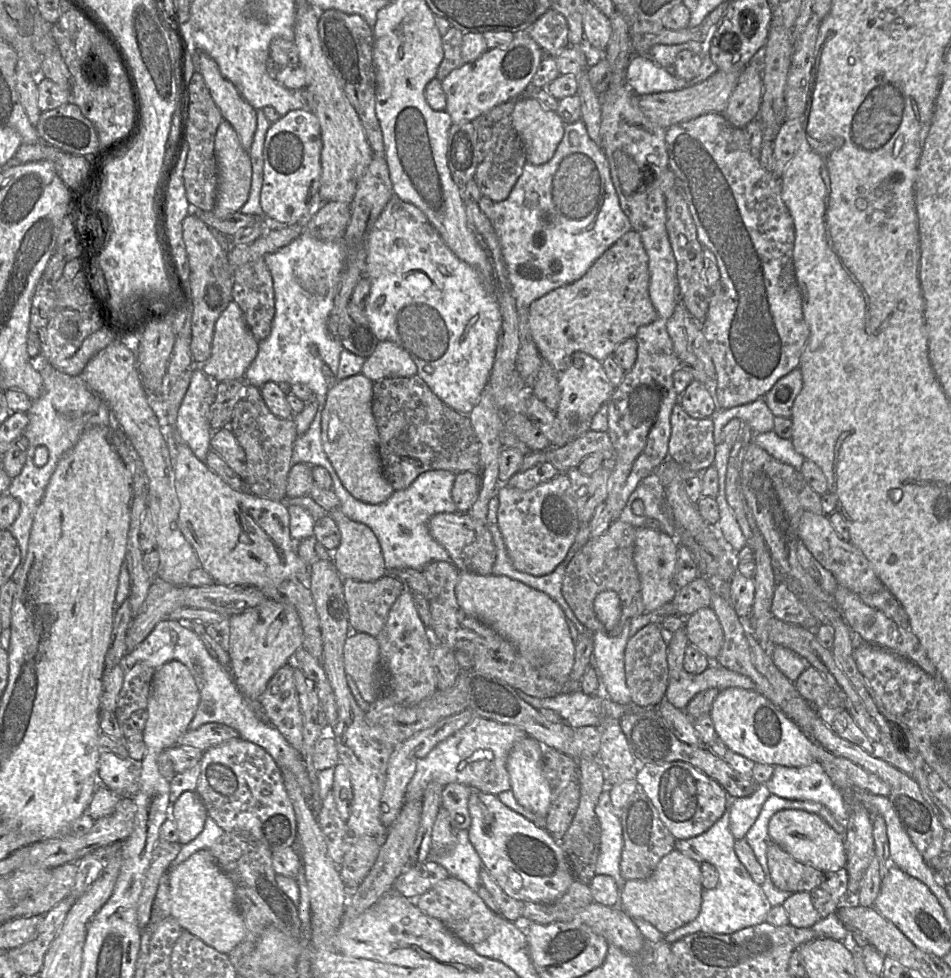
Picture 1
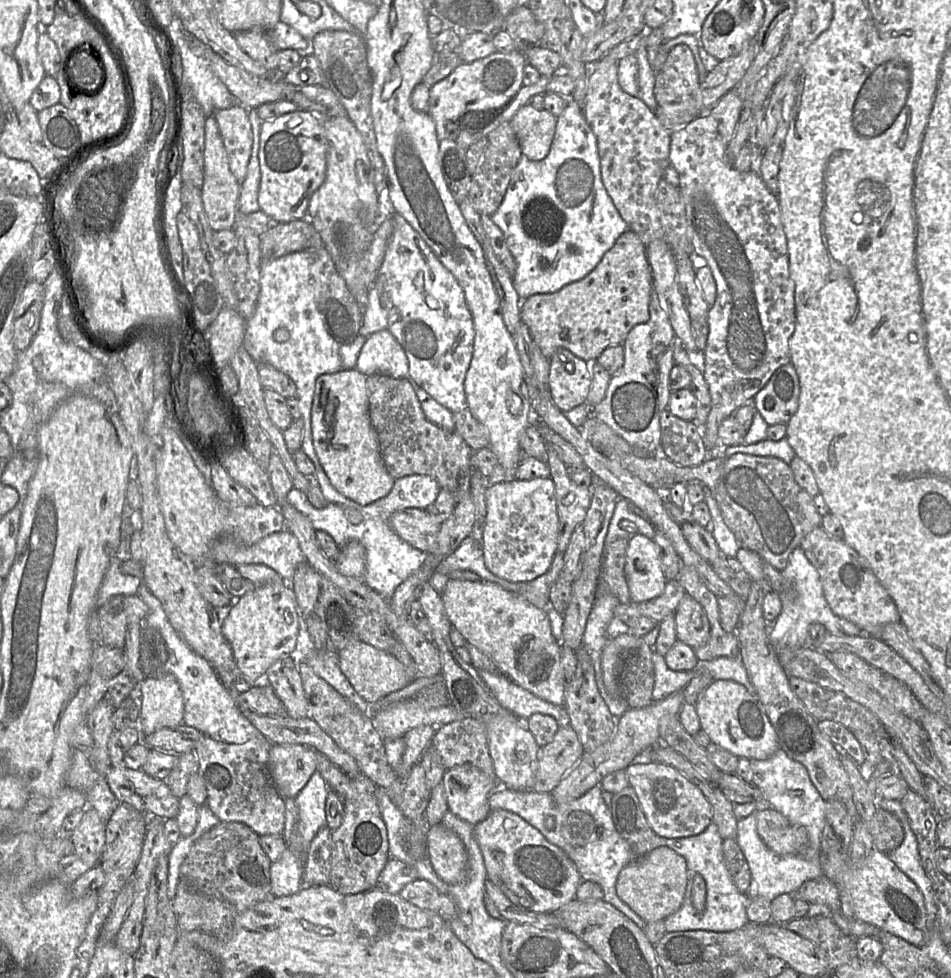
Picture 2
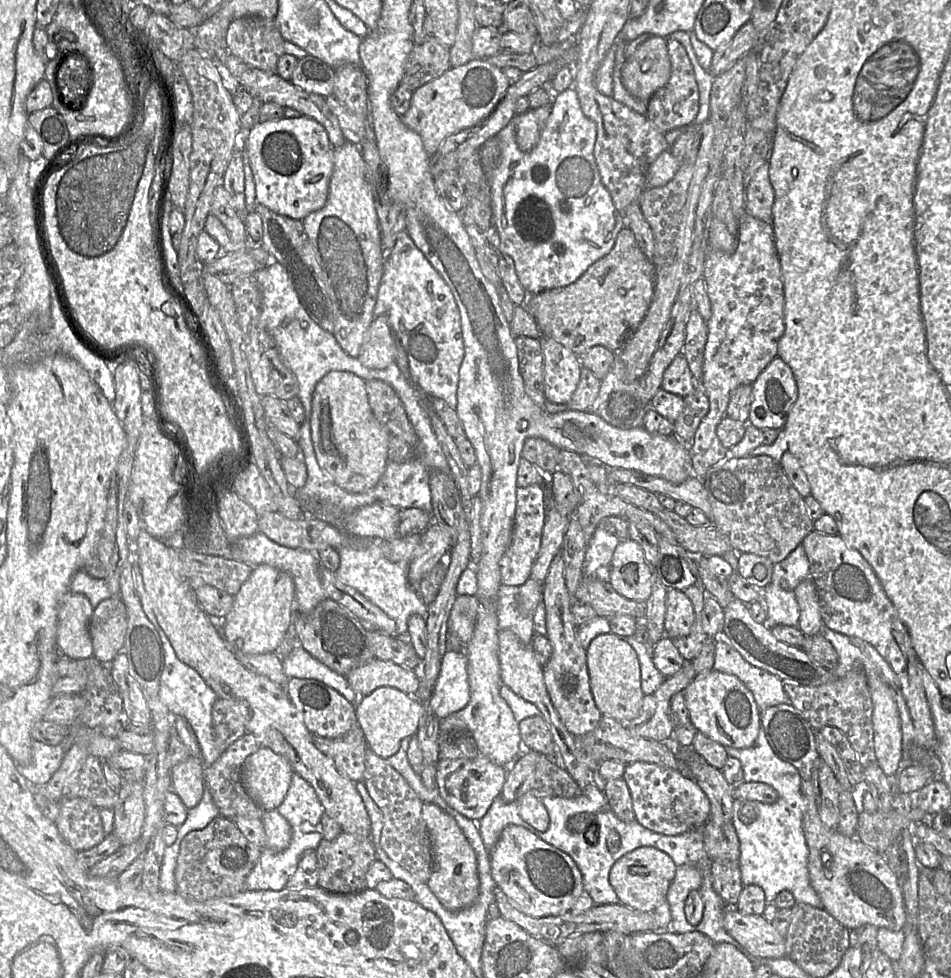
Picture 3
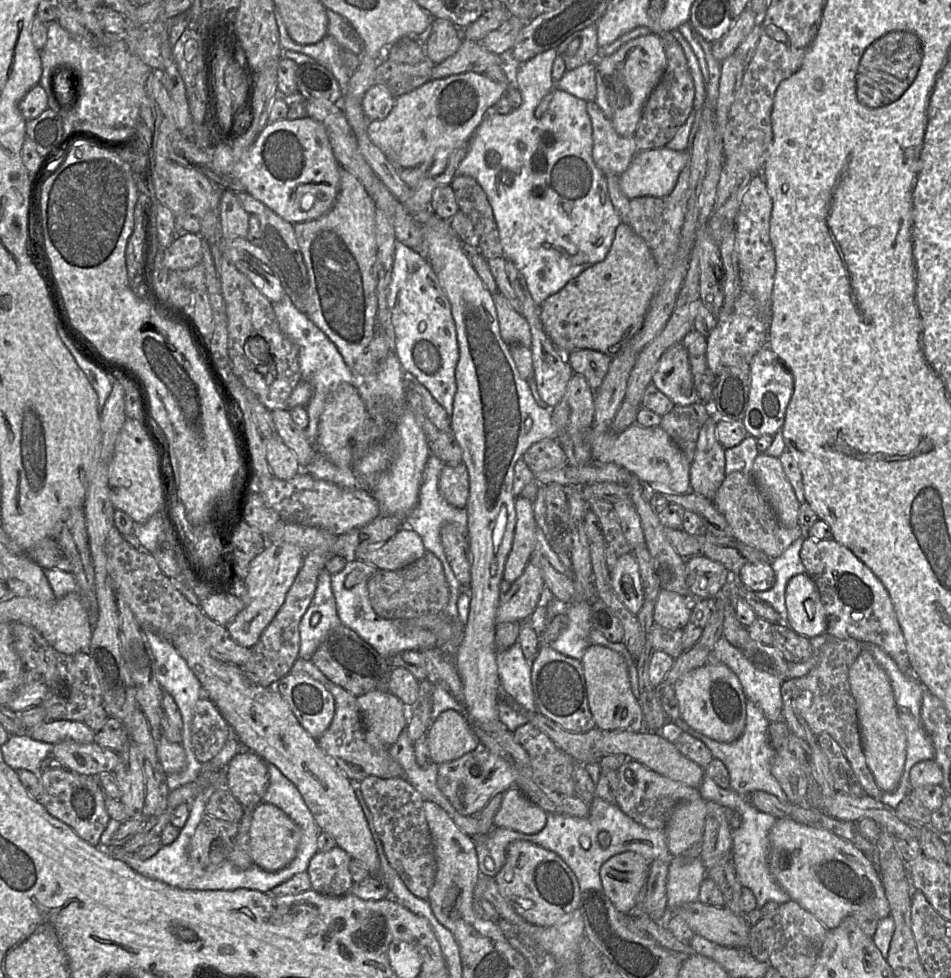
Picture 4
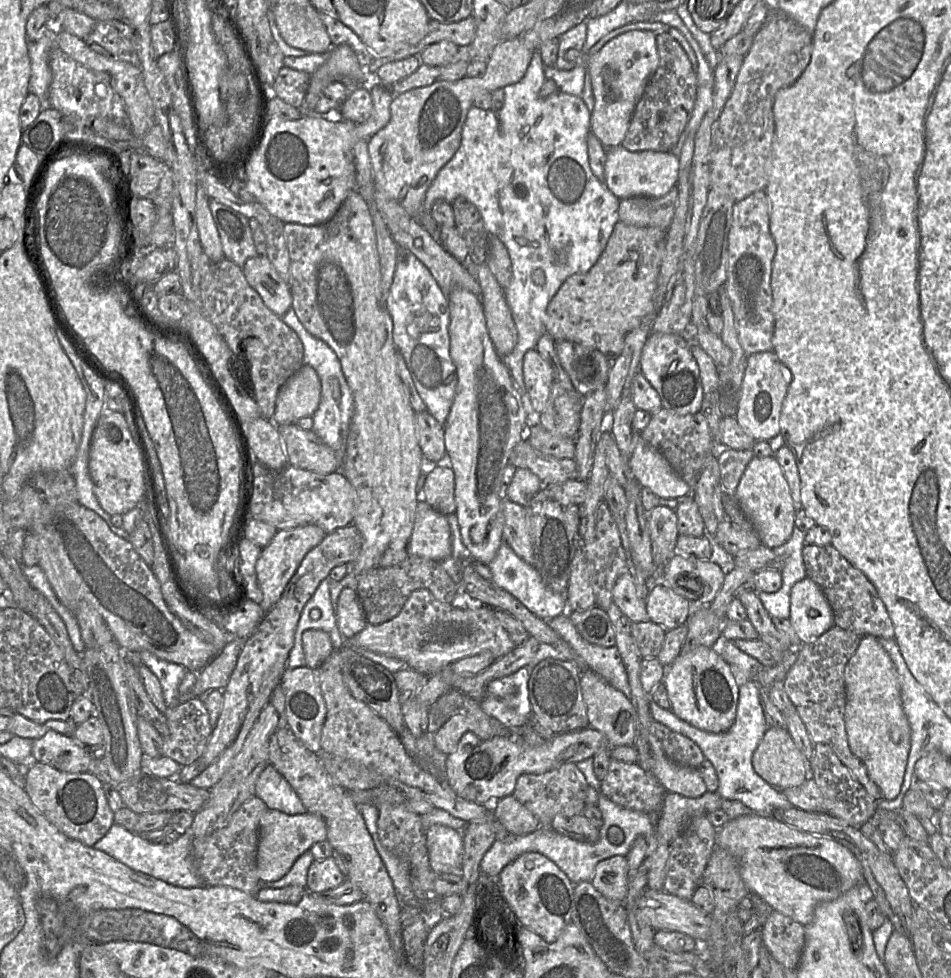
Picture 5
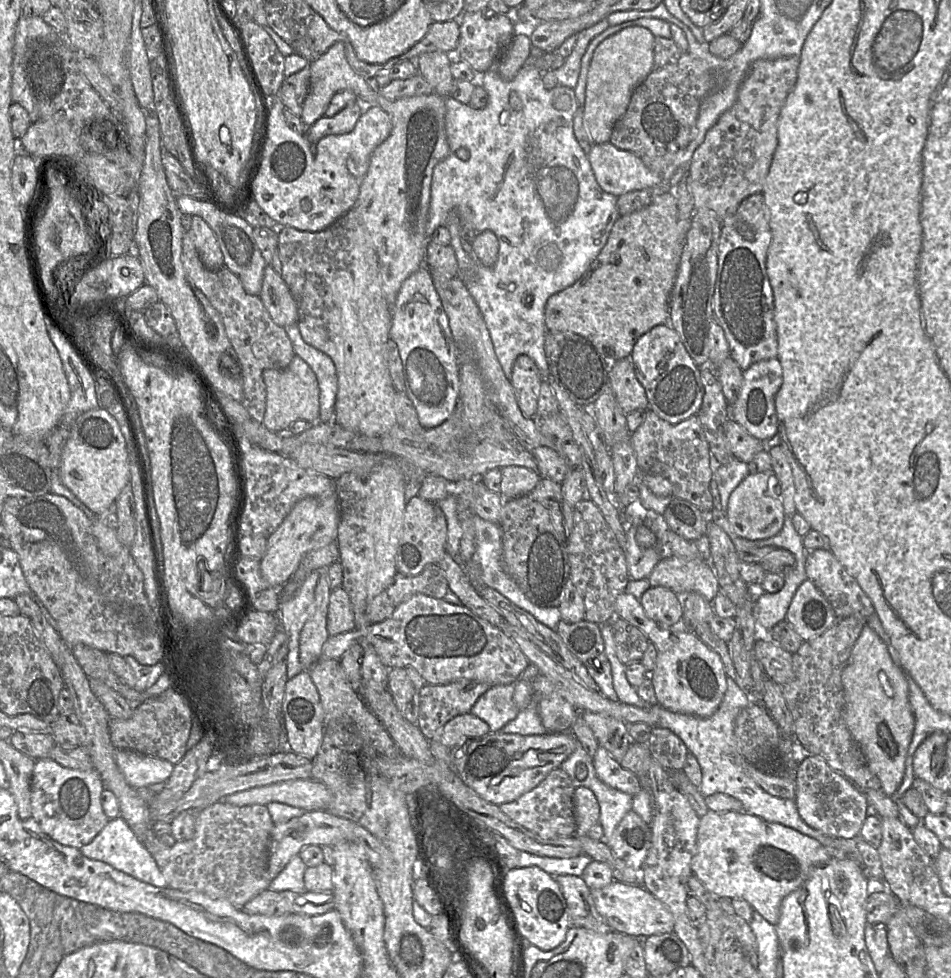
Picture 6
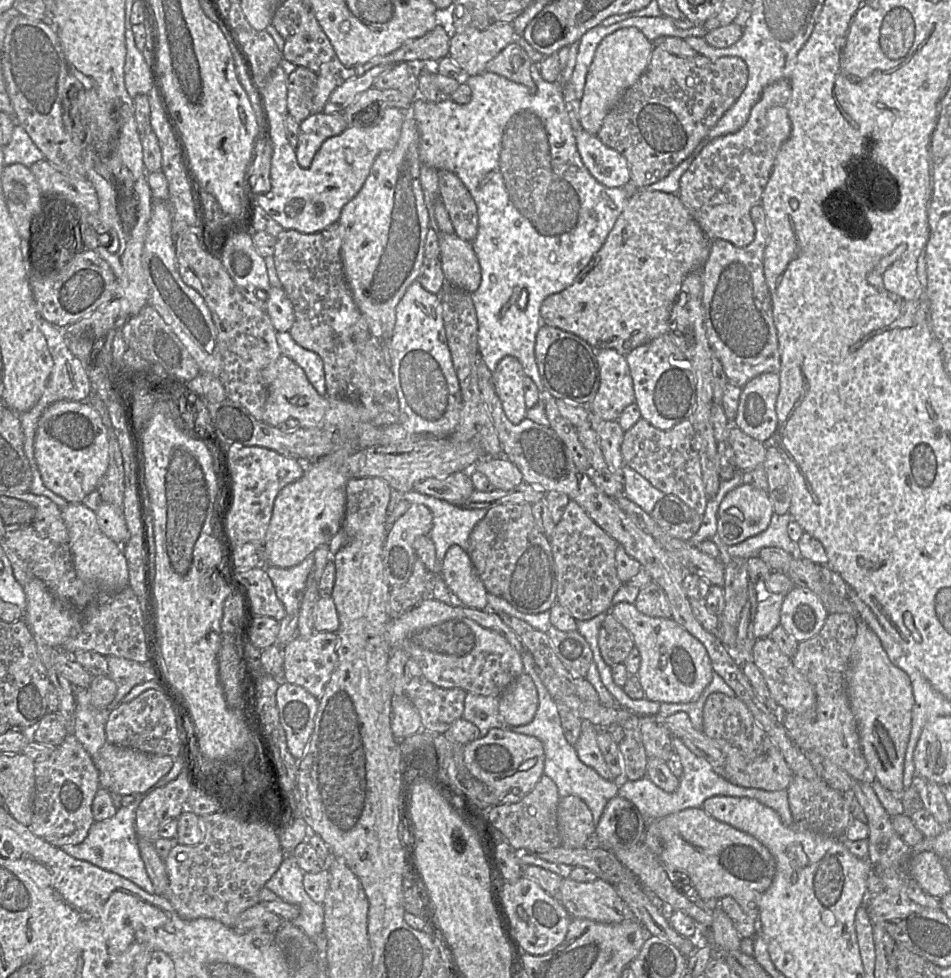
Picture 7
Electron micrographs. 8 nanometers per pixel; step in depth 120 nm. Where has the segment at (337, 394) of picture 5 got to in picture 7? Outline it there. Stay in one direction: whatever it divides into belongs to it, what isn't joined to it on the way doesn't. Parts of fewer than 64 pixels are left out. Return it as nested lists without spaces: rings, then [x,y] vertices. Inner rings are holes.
[[[289,331],[276,333],[281,353],[297,363],[306,373],[310,383],[321,396],[327,395],[327,386],[322,358],[315,352],[298,345]]]

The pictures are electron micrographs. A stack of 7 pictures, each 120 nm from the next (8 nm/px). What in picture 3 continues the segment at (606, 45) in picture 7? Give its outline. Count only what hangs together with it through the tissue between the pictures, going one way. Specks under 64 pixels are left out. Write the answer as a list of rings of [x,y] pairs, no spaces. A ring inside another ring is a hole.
[[[652,35],[626,59],[621,69],[621,82],[635,99],[648,103],[652,95],[663,87],[670,78],[671,63],[667,38]]]

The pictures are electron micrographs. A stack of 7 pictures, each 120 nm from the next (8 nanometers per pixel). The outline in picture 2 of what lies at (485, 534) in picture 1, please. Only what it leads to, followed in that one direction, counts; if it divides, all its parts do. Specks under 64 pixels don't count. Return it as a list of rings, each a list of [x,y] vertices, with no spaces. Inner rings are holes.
[[[406,508],[394,512],[388,523],[405,542],[418,550],[429,552],[436,542],[442,522],[426,510]]]

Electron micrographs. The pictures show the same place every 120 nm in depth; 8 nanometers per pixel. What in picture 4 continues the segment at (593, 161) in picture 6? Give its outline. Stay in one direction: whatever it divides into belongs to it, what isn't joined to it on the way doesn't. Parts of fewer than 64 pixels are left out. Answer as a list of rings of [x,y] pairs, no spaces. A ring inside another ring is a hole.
[[[662,147],[638,152],[628,169],[619,176],[619,186],[630,200],[643,196],[667,196],[688,161],[687,150]]]

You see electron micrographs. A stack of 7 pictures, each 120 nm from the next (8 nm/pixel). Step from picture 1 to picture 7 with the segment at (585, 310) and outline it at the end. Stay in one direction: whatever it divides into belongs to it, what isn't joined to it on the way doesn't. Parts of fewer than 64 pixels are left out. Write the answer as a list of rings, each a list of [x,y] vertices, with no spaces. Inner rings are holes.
[[[638,190],[616,220],[604,244],[573,284],[544,299],[540,308],[542,324],[573,333],[594,349],[613,349],[626,356],[636,347],[670,330],[673,302],[685,277],[702,270],[711,250],[711,240],[691,216],[678,194]]]

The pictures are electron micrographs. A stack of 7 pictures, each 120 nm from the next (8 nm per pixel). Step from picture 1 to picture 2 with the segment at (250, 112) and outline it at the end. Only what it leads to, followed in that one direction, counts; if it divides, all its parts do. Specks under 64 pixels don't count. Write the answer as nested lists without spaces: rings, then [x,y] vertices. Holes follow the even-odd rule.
[[[234,105],[214,112],[227,152],[230,170],[241,184],[251,156],[253,134],[245,106]]]

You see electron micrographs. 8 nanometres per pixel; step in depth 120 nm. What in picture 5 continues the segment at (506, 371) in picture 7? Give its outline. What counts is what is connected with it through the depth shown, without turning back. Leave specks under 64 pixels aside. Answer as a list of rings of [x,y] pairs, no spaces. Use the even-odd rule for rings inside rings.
[[[536,348],[524,355],[523,378],[530,409],[533,413],[540,414],[546,407],[554,383],[554,371],[541,358]]]

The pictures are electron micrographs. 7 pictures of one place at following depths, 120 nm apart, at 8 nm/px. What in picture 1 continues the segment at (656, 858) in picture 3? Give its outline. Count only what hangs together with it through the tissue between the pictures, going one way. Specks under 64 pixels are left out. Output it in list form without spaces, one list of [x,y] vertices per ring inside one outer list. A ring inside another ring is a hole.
[[[673,850],[661,858],[648,878],[625,881],[620,902],[631,918],[644,920],[666,935],[698,916],[702,890],[700,864],[682,852]]]

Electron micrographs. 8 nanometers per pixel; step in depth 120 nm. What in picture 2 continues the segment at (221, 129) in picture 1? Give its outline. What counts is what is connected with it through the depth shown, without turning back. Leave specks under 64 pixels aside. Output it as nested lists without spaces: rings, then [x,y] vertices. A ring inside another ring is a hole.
[[[215,116],[205,122],[204,183],[202,200],[206,216],[214,231],[233,229],[236,221],[240,183],[230,170],[229,160]]]

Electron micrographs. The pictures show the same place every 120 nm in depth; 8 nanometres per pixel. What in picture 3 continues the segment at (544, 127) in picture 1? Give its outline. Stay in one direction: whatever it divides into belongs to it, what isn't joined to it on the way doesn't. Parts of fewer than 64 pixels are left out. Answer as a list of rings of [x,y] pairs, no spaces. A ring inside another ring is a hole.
[[[545,105],[513,117],[516,142],[522,152],[530,152],[537,145],[550,113],[551,106]]]

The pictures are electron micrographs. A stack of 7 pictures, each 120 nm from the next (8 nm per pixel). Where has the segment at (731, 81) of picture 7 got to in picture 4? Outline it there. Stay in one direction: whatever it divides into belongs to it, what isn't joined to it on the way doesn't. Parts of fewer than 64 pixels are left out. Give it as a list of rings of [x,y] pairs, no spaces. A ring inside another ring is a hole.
[[[671,32],[659,34],[666,55],[666,70],[649,96],[633,134],[638,152],[666,147],[688,119],[694,107],[695,86],[685,53]]]

